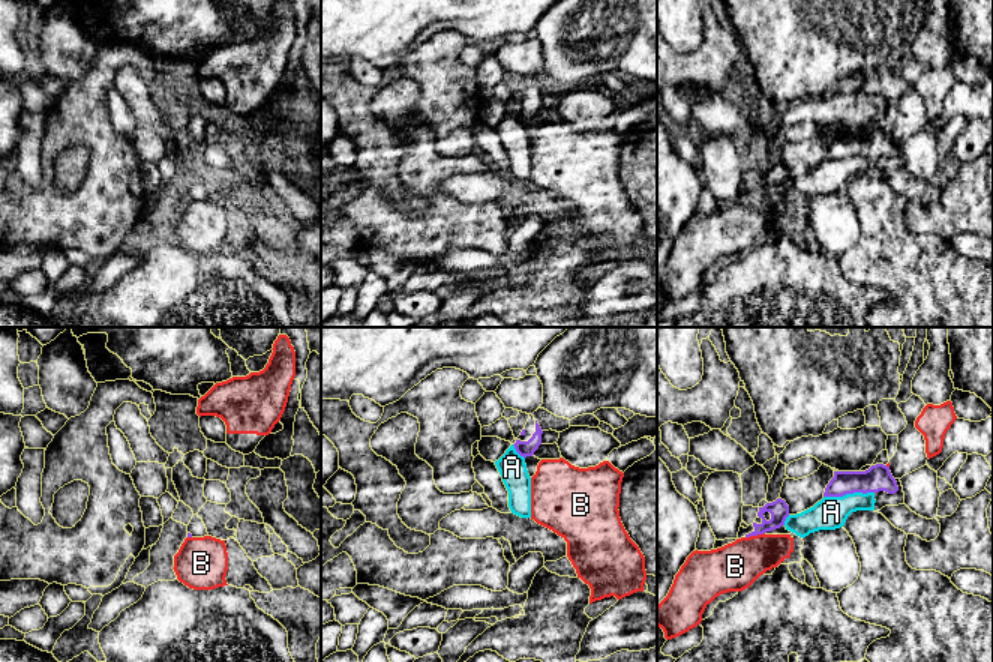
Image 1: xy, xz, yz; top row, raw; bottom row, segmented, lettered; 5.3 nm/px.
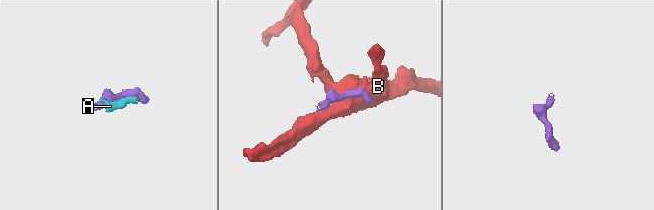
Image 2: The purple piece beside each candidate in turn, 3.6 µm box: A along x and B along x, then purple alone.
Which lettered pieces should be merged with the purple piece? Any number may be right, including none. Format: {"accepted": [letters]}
{"accepted": []}

